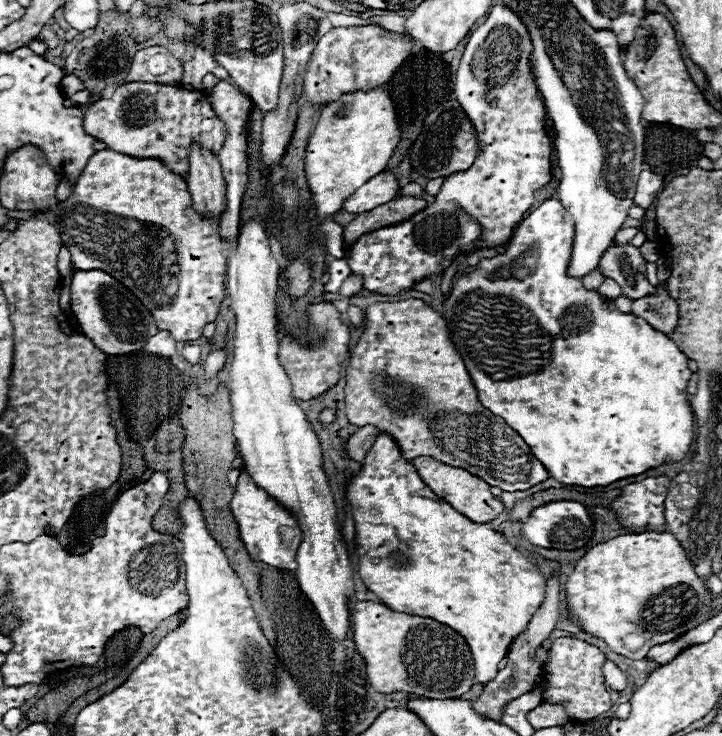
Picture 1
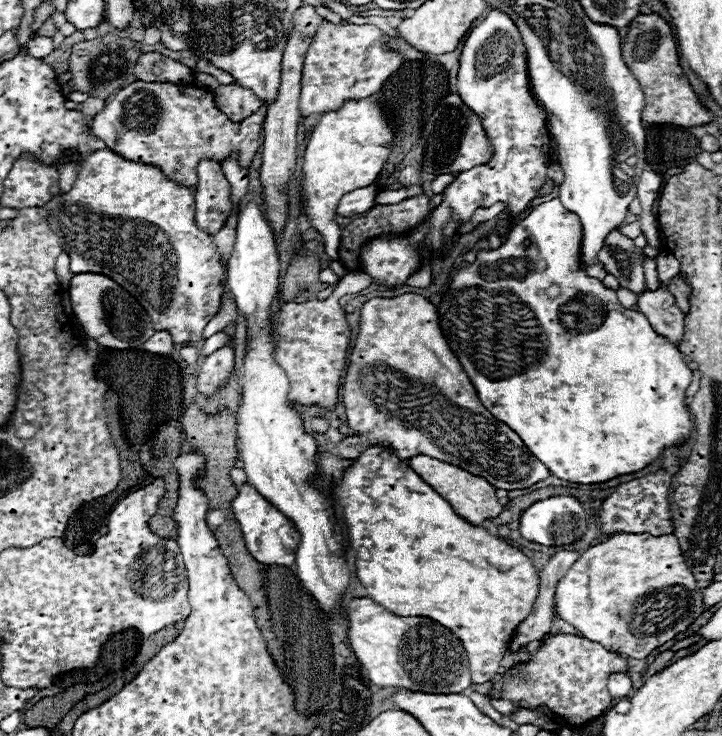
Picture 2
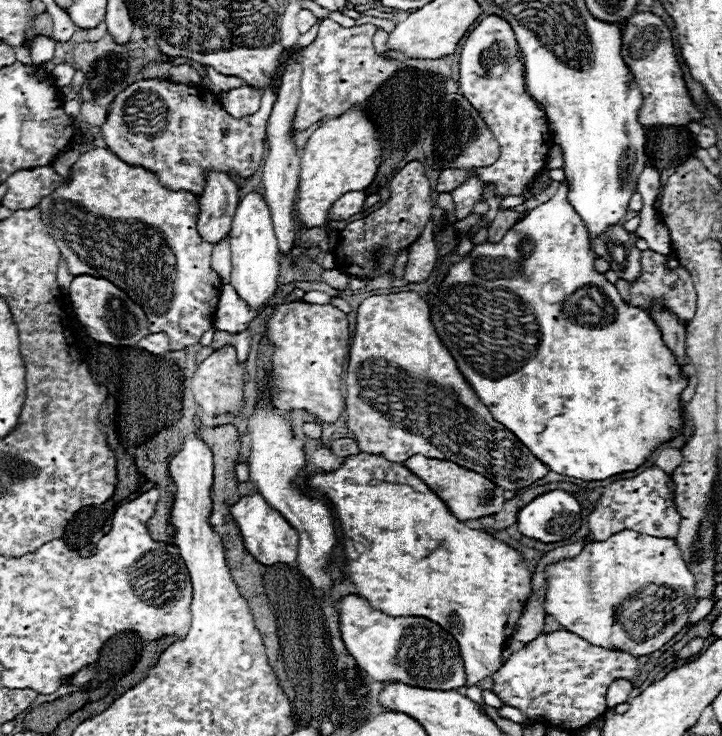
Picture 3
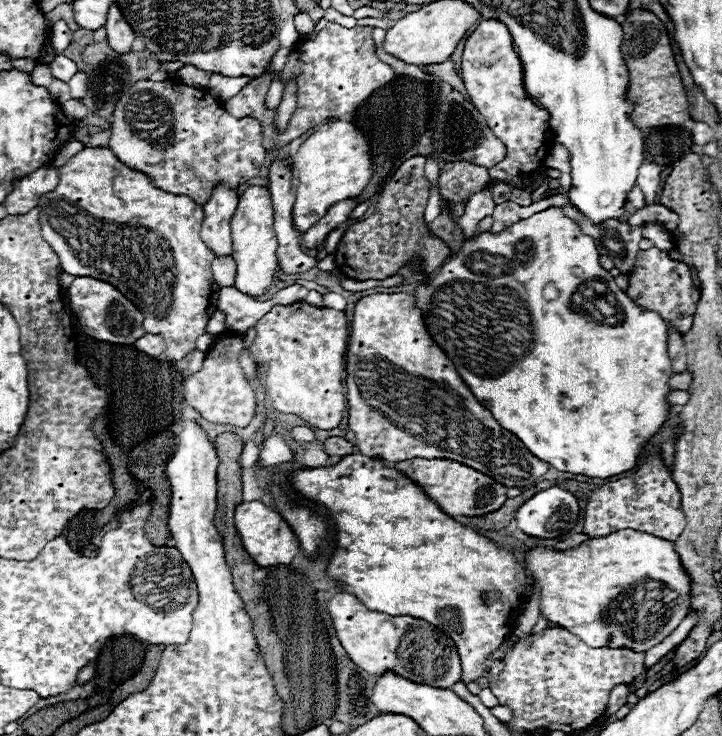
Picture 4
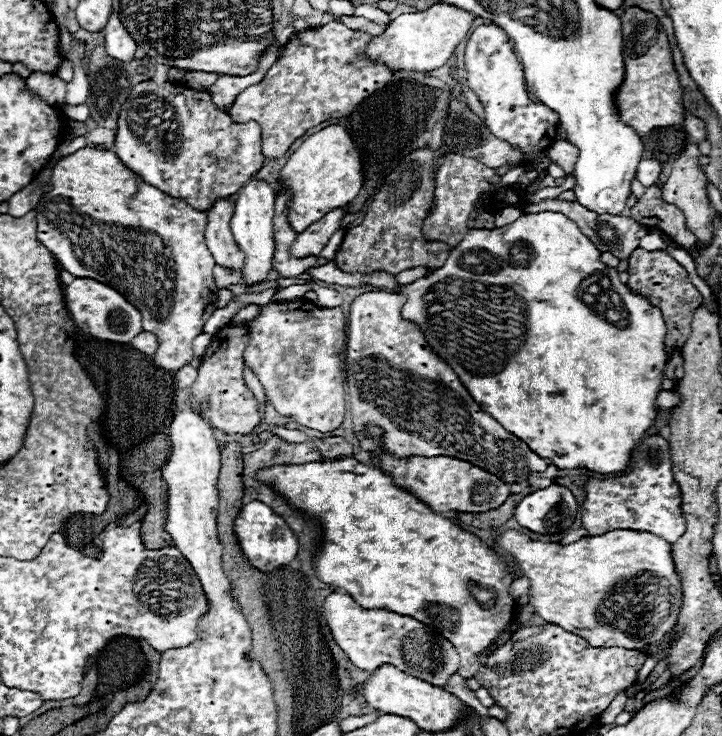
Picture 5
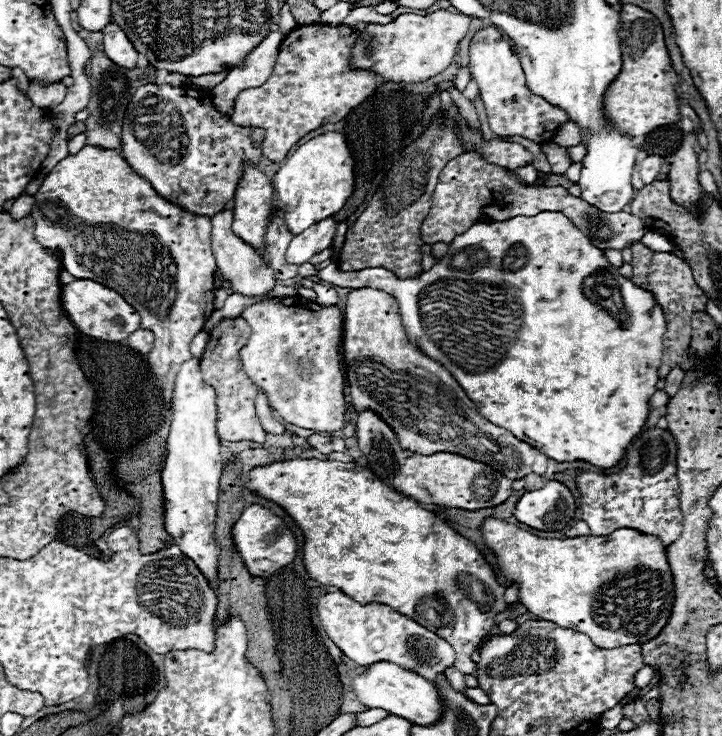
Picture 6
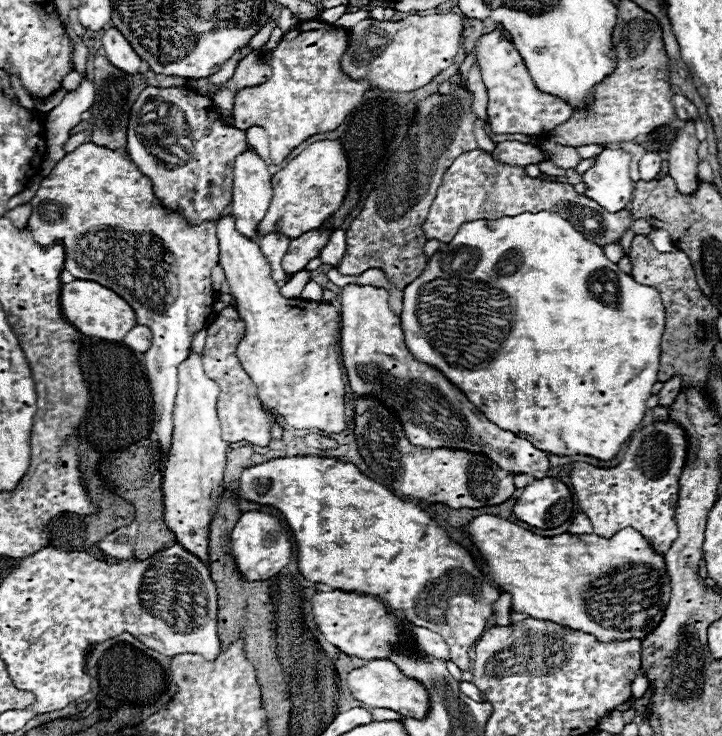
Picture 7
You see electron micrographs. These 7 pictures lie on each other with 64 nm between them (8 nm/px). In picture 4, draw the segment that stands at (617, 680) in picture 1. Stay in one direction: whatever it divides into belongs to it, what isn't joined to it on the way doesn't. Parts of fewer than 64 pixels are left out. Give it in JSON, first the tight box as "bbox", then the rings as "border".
{"bbox":[606,684,630,718],"border":[[[624,684],[616,686],[616,688],[610,692],[610,702],[608,702],[608,708],[606,708],[606,718],[610,718],[620,706],[626,704],[628,694],[630,694],[630,690],[628,690],[628,686],[624,686]]]}

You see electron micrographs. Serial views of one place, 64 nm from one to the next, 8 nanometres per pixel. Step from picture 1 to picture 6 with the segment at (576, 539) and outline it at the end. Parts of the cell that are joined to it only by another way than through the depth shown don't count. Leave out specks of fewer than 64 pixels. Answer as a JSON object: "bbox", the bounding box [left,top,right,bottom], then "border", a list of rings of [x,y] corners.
{"bbox":[514,480,576,530],"border":[[[548,480],[542,488],[528,490],[516,502],[514,518],[536,530],[562,530],[576,516],[576,500],[572,492],[556,480]]]}

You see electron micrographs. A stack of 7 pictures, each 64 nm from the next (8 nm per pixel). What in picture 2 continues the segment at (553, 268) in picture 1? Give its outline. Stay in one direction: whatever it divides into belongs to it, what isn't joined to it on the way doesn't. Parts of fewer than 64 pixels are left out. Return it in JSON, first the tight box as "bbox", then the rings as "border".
{"bbox":[438,198,692,484],"border":[[[554,198],[550,202],[538,204],[532,208],[532,212],[518,222],[508,234],[500,248],[496,250],[478,250],[476,260],[464,268],[460,268],[444,292],[438,308],[440,316],[440,328],[444,338],[448,340],[452,352],[456,354],[458,362],[462,364],[466,376],[470,378],[472,386],[478,392],[480,402],[492,412],[492,416],[504,424],[508,424],[528,446],[528,450],[558,478],[578,484],[598,484],[606,482],[610,478],[638,472],[646,464],[654,462],[664,448],[672,444],[680,444],[688,438],[692,430],[692,420],[686,408],[686,388],[692,380],[692,370],[682,358],[682,352],[672,346],[666,338],[656,334],[656,330],[650,326],[648,318],[634,310],[620,306],[616,292],[612,288],[606,288],[598,278],[592,278],[586,274],[586,268],[580,264],[580,246],[582,246],[582,224],[574,212],[564,208],[560,198]]]}

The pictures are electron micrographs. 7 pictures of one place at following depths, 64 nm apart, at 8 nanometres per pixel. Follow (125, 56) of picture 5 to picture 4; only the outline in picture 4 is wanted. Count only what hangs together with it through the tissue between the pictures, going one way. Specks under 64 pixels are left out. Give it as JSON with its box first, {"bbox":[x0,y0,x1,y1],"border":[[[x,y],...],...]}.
{"bbox":[106,6,134,54],"border":[[[110,6],[108,10],[108,20],[106,20],[106,38],[108,38],[108,44],[114,52],[120,52],[120,54],[126,54],[132,50],[132,42],[134,42],[134,32],[132,28],[128,26],[128,22],[124,20],[122,12],[114,6]]]}

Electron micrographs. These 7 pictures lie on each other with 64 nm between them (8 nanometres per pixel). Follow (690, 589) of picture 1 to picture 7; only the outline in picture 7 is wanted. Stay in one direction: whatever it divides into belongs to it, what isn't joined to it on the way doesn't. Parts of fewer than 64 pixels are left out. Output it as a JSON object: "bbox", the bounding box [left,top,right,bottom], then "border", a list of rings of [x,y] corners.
{"bbox":[466,514,670,642],"border":[[[482,514],[470,520],[466,526],[466,536],[478,550],[480,560],[490,568],[490,580],[500,592],[512,594],[512,608],[516,612],[528,614],[536,620],[550,620],[560,626],[570,626],[574,630],[588,632],[602,642],[644,638],[662,620],[664,610],[670,600],[670,578],[664,564],[664,556],[654,554],[646,540],[634,528],[622,528],[610,540],[596,534],[558,534],[540,536],[518,524]]]}

